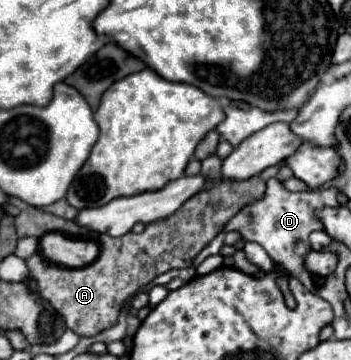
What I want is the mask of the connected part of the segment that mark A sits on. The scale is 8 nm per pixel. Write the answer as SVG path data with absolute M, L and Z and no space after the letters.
M259 176L249 180L221 180L211 190L201 190L191 196L169 218L147 224L141 234L127 232L119 238L101 234L101 258L85 268L53 266L35 254L27 260L31 278L37 280L39 296L63 316L69 330L79 336L95 336L117 322L123 302L129 300L141 286L173 268L189 268L197 252L223 230L229 218L233 218L245 204L259 200L263 192L265 182Z

